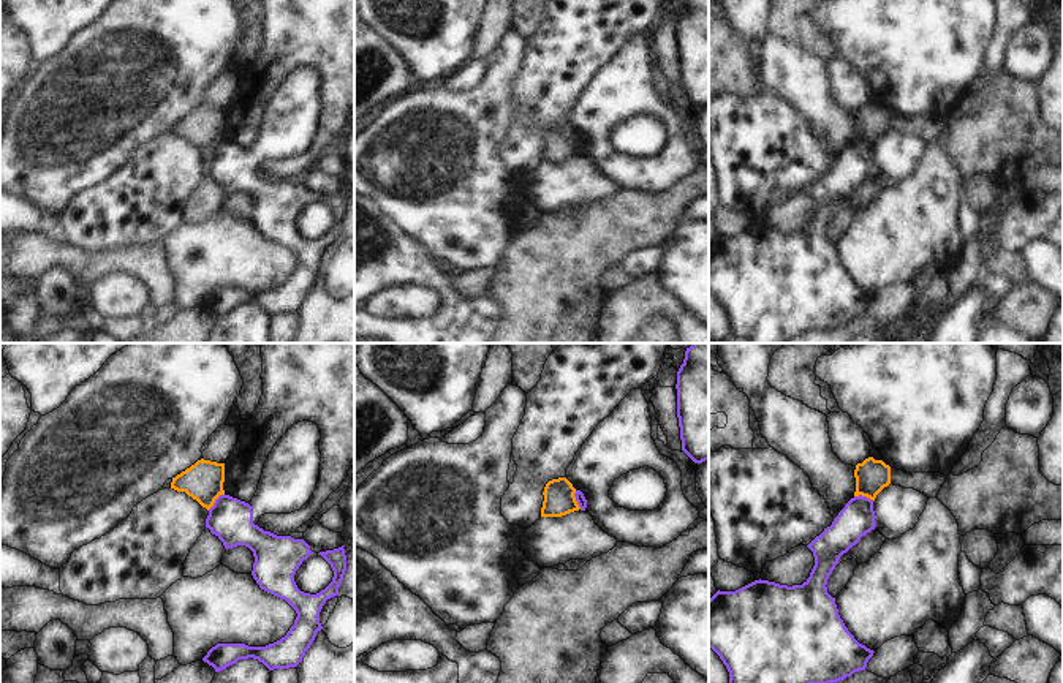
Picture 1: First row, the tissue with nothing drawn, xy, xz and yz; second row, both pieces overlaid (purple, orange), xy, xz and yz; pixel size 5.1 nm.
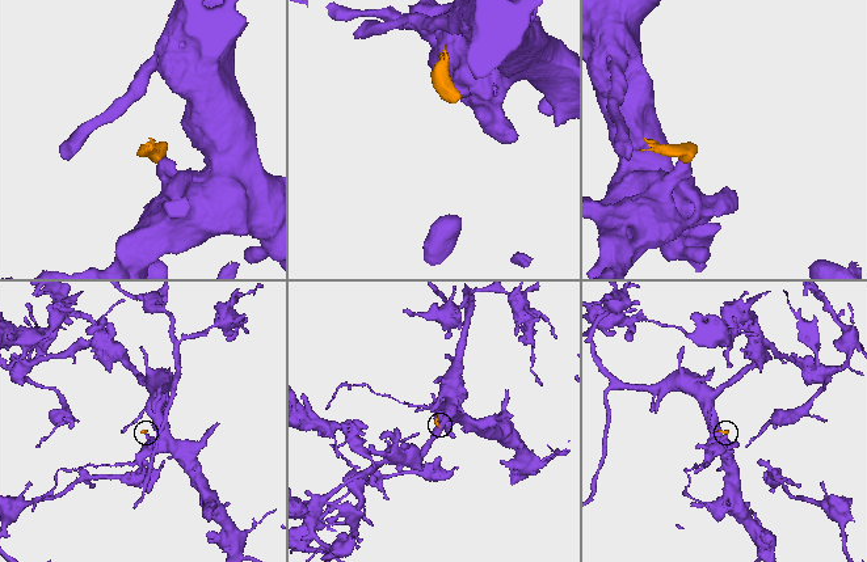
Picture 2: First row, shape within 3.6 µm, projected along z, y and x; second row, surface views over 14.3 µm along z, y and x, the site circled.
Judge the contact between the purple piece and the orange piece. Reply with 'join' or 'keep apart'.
keep apart

